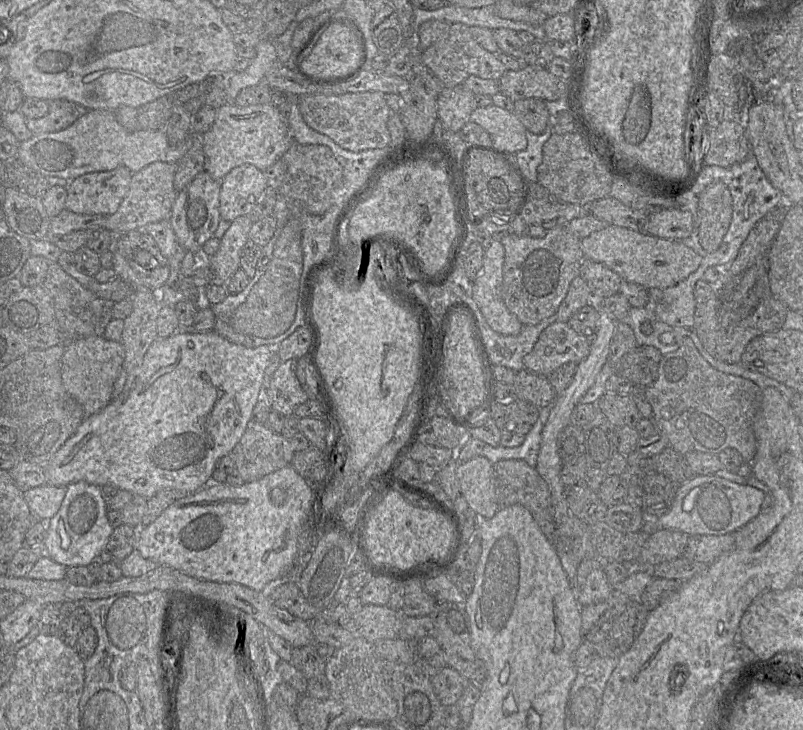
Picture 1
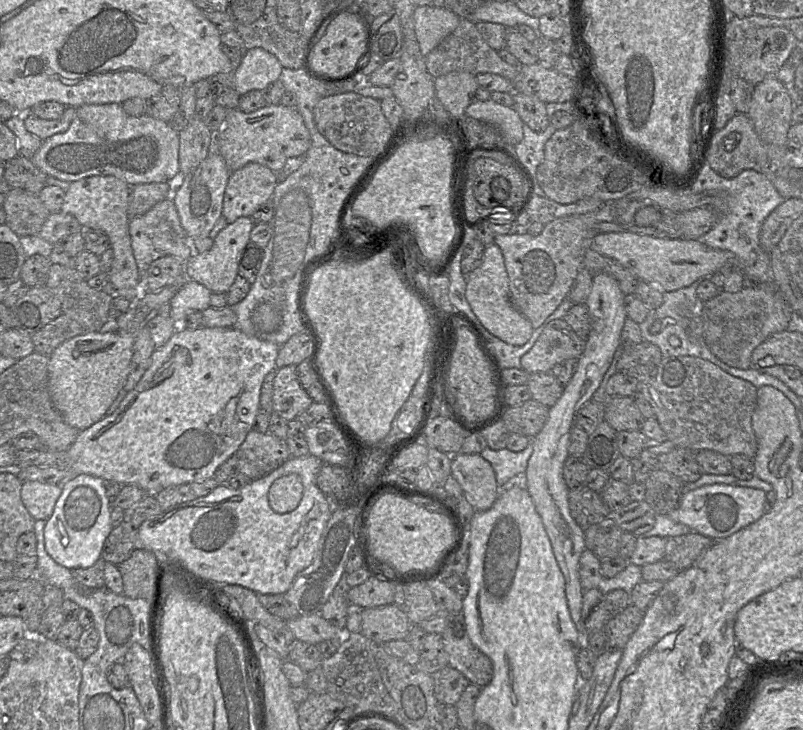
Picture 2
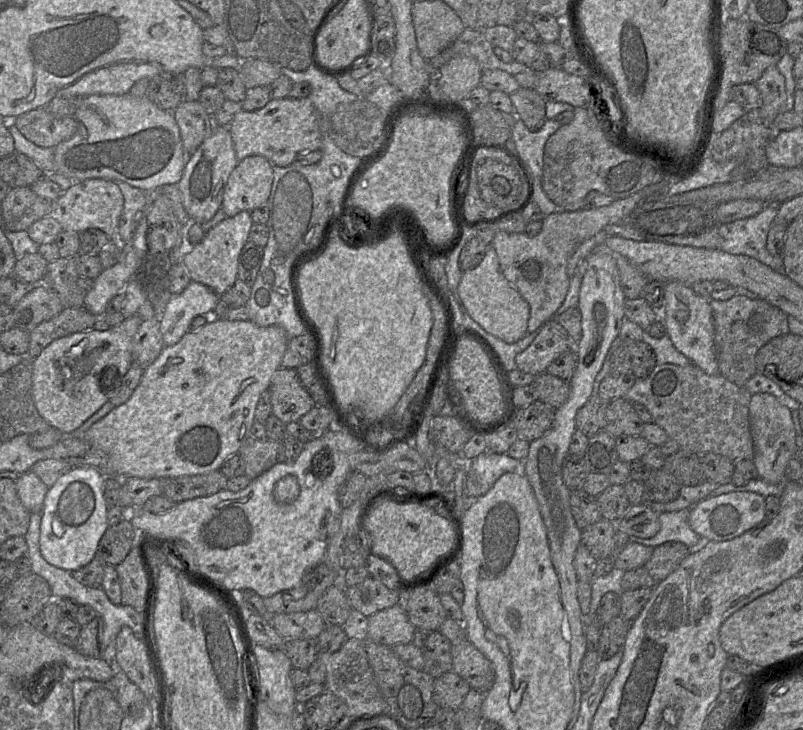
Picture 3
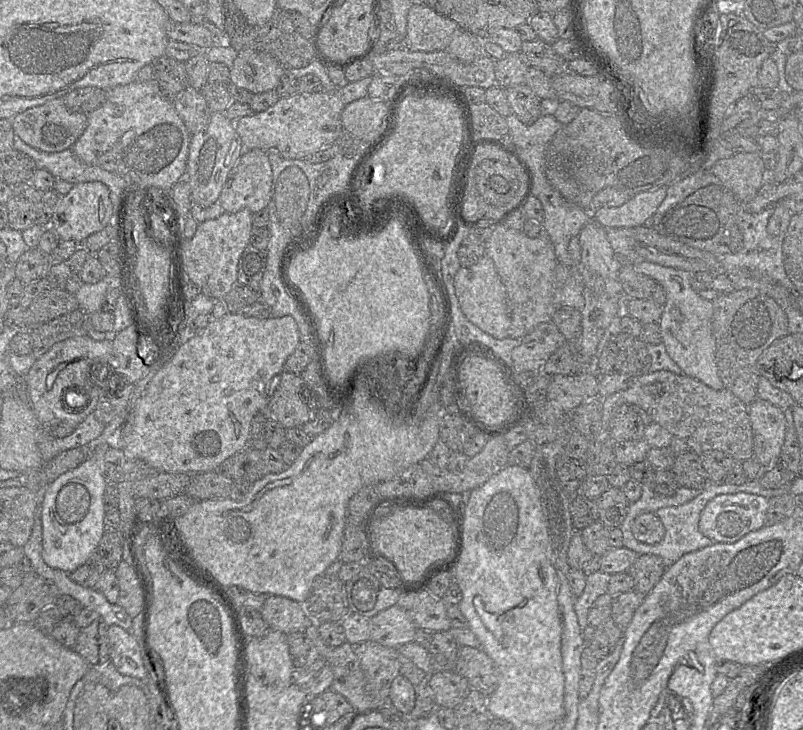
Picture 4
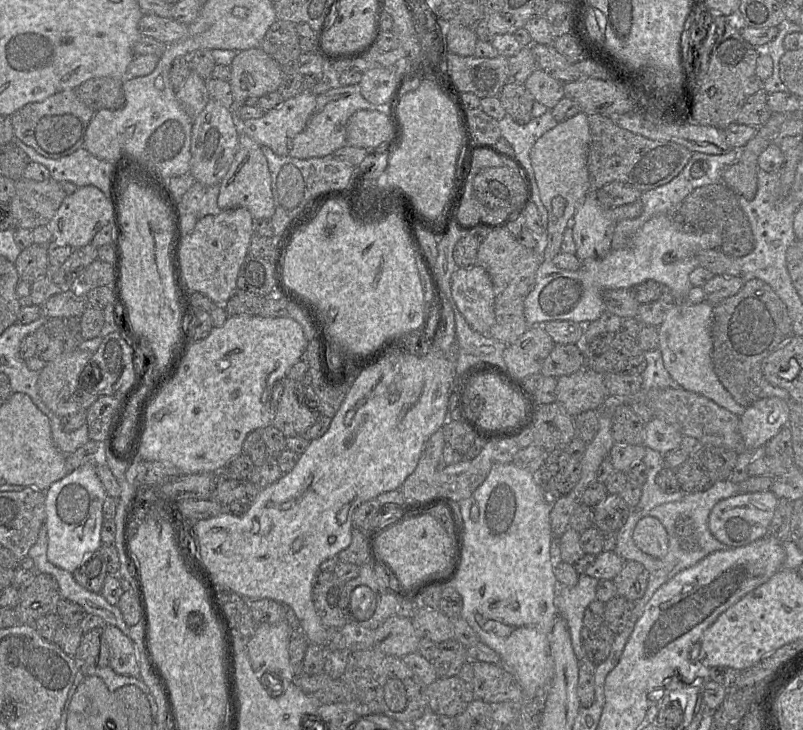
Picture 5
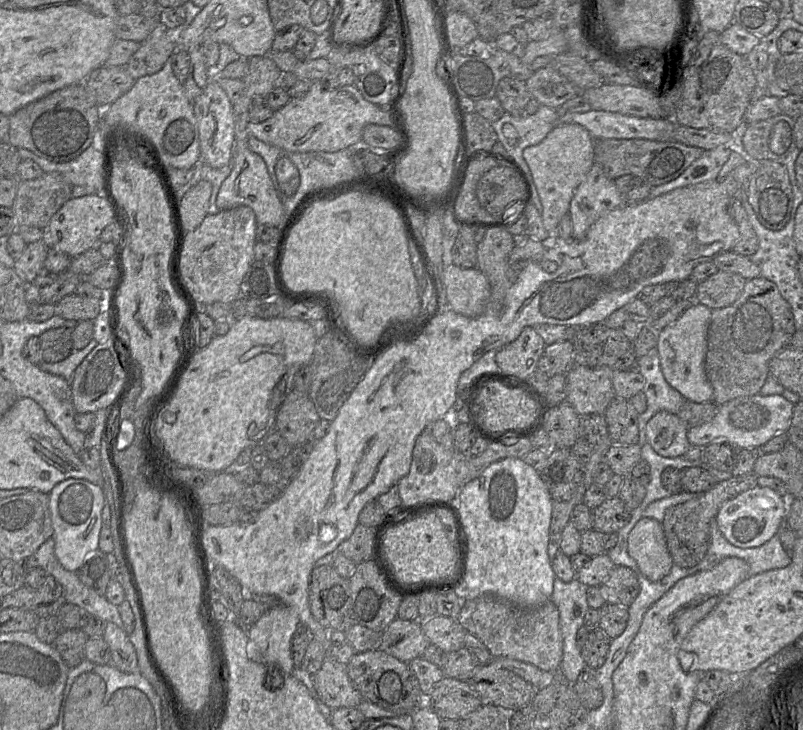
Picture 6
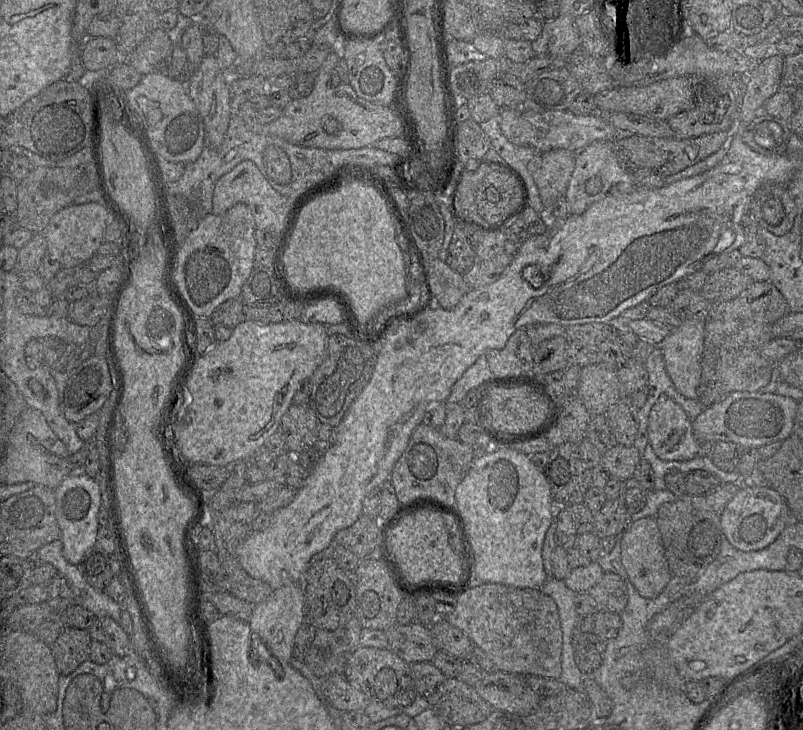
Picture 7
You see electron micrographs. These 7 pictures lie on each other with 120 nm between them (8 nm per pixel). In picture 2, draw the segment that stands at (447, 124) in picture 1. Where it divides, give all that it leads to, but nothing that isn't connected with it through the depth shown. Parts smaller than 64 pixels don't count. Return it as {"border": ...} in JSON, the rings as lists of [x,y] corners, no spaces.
{"border":[[[453,71],[435,78],[435,96],[450,114],[449,121],[459,126],[466,108],[475,101],[478,89],[476,75]]]}

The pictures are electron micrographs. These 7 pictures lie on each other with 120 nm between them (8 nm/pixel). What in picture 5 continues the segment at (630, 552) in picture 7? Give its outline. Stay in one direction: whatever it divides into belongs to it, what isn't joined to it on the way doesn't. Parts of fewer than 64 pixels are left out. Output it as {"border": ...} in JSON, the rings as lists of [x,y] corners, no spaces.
{"border":[[[655,517],[641,518],[633,531],[633,541],[645,554],[654,558],[664,558],[669,548],[669,538],[662,523]]]}

